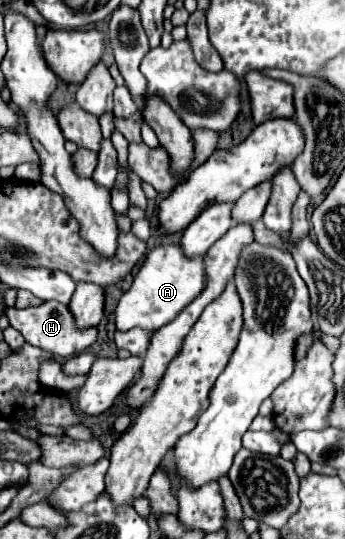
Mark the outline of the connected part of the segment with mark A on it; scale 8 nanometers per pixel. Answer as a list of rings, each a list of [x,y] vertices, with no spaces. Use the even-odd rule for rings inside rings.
[[[160,244],[146,254],[144,264],[134,276],[132,286],[122,294],[116,306],[116,328],[128,332],[132,328],[144,328],[154,332],[170,320],[174,320],[196,296],[206,288],[204,256],[186,256],[180,244]]]

